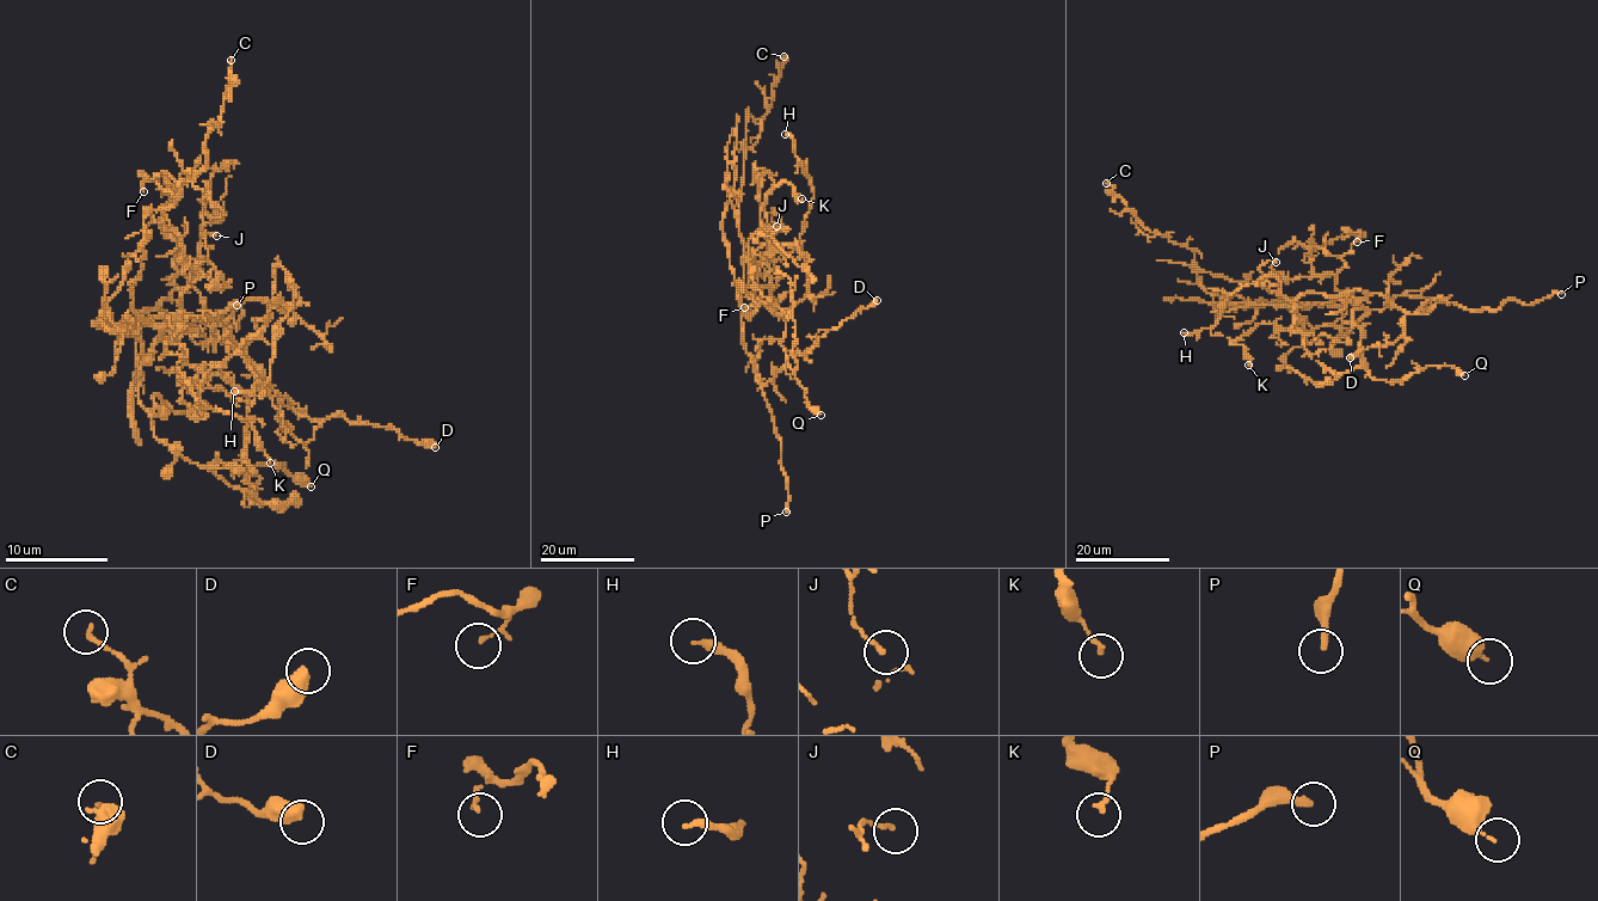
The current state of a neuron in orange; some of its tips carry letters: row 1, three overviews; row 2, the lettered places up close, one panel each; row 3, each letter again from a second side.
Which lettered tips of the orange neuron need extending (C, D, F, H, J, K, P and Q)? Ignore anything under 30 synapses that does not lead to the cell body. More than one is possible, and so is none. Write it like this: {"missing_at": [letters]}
{"missing_at": ["P"]}

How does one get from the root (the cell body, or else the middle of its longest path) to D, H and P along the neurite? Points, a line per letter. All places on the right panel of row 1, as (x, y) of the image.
D: (1338, 300), (1382, 294), (1405, 312), (1402, 336), (1387, 345), (1378, 343), (1362, 349), (1350, 357)
H: (1338, 300), (1366, 295), (1305, 293), (1289, 300), (1278, 277), (1265, 275), (1235, 290), (1210, 329), (1184, 332)
P: (1338, 300), (1382, 310), (1396, 296), (1418, 296), (1497, 310), (1510, 299), (1534, 304), (1561, 294)

